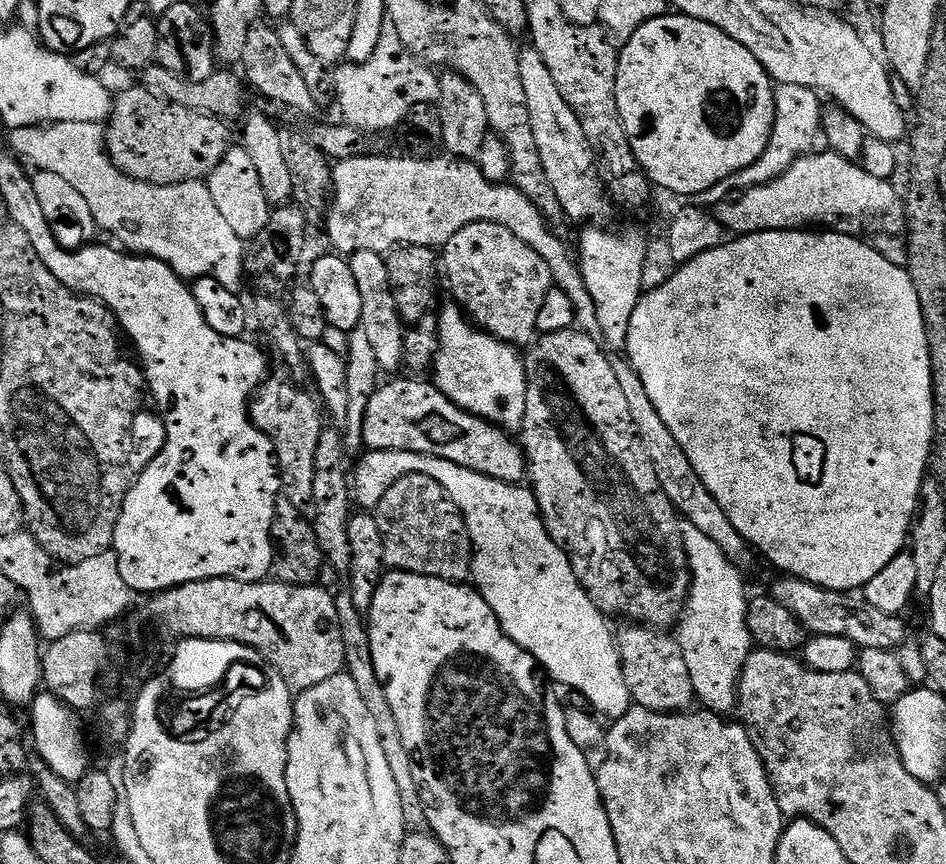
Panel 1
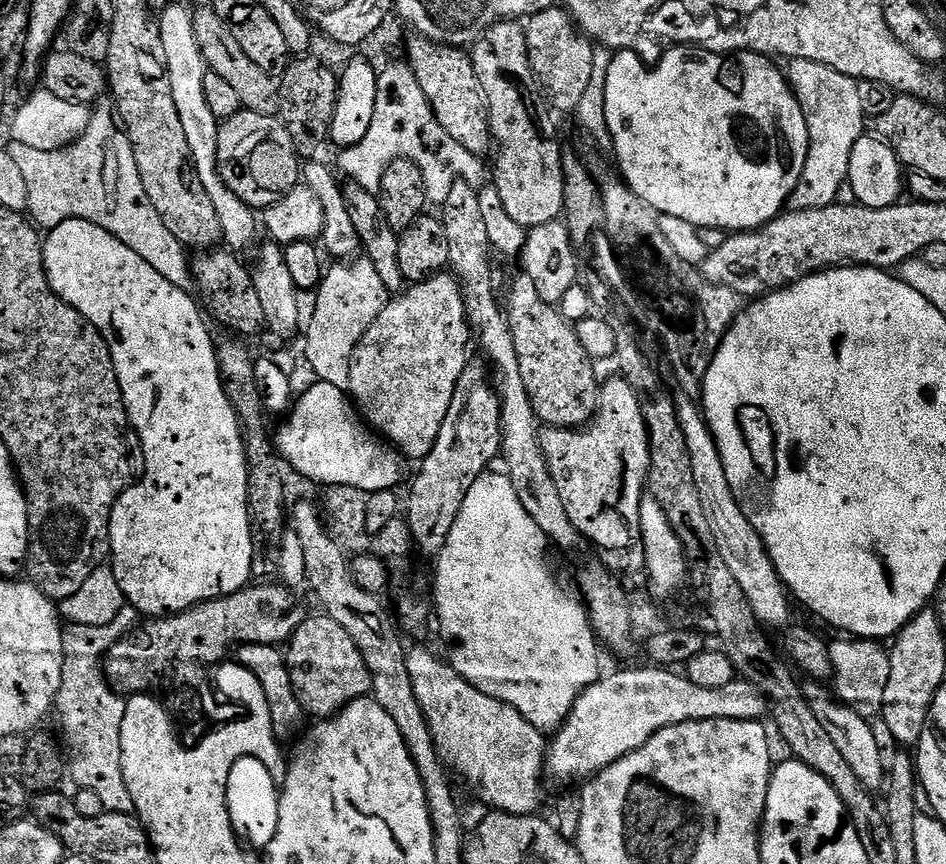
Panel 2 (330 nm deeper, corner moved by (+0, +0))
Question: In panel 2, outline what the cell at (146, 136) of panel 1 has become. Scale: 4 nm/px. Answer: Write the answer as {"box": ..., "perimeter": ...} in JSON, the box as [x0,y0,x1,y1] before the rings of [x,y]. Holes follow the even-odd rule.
{"box":[218,110,325,246],"perimeter":[[[238,110],[223,121],[218,130],[218,174],[224,185],[234,190],[234,194],[238,194],[249,208],[261,210],[275,204],[262,220],[275,243],[287,246],[296,241],[312,242],[321,237],[325,226],[322,204],[313,190],[301,182],[302,156],[296,151],[279,115]]]}

